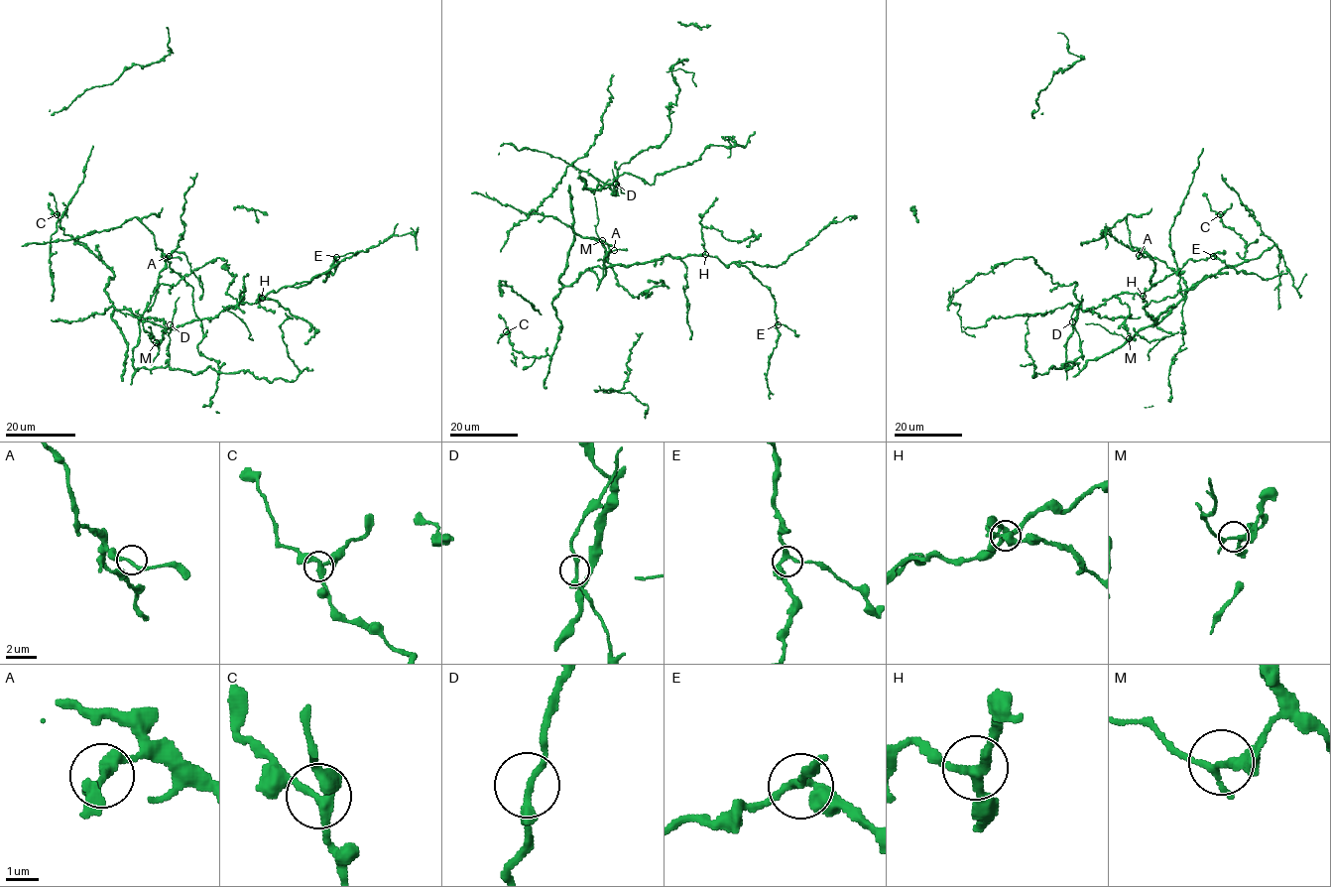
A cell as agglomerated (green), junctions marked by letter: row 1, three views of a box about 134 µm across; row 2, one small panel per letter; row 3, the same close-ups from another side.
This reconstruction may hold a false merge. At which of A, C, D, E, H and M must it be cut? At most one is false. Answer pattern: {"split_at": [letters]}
{"split_at": ["M"]}

